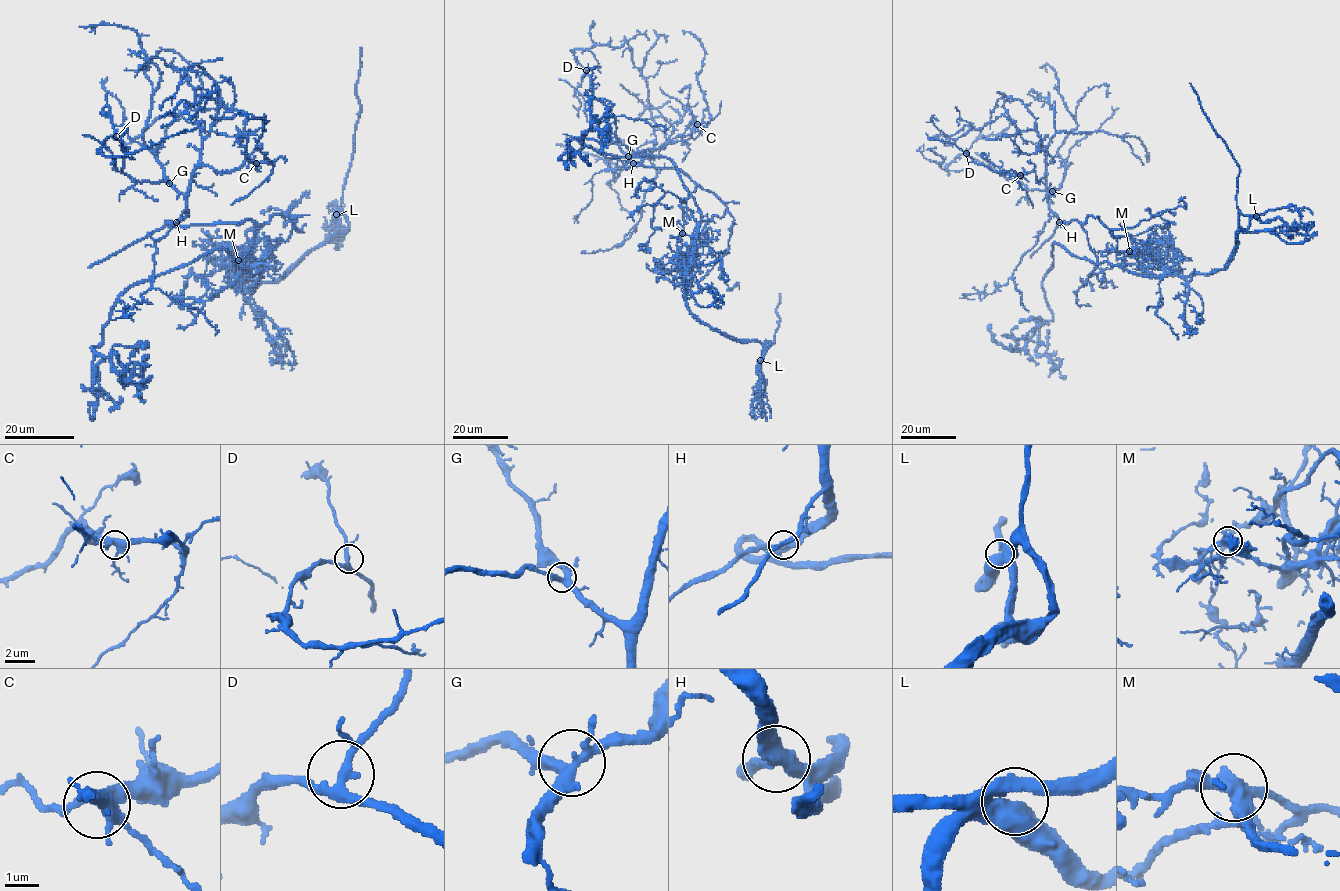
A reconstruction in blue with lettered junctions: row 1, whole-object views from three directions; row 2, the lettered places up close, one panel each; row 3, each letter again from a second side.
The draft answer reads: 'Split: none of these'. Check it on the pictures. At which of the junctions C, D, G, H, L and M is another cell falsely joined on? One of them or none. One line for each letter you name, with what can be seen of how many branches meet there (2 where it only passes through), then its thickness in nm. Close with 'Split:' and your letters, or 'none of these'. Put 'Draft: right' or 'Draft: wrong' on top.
Draft: wrong
M: 5 branches meet; 460 nm thick
Split: M

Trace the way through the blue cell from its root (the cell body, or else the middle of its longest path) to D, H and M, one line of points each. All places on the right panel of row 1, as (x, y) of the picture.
D: (1131, 236), (1113, 236), (1092, 216), (1062, 225), (1050, 209), (1051, 191), (1029, 189), (966, 153)
H: (1131, 236), (1113, 236), (1092, 216), (1083, 223), (1073, 220), (1062, 225), (1059, 222)
M: (1131, 236), (1135, 241), (1131, 254), (1134, 257), (1129, 252)

